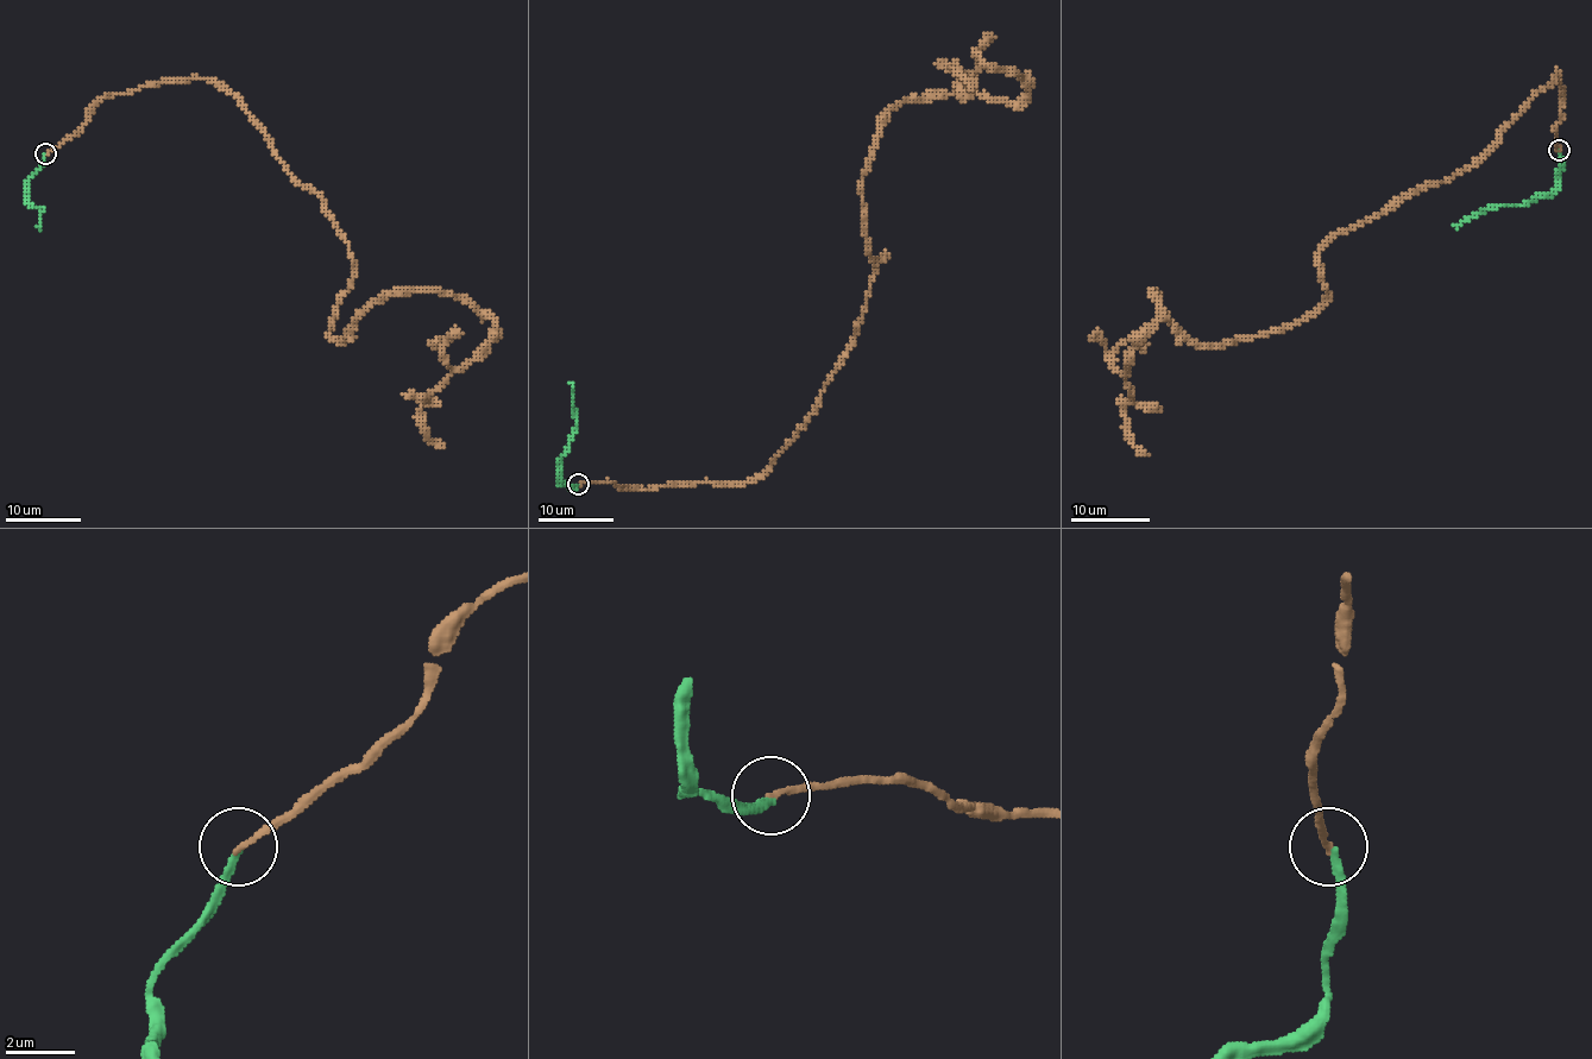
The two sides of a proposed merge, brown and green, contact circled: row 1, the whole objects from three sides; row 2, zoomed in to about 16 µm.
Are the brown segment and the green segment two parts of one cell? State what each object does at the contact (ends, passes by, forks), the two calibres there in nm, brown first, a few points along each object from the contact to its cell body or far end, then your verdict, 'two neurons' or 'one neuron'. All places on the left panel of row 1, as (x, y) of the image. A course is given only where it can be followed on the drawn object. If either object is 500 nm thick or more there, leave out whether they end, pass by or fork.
brown ends; green ends; calibres 170 and 180 nm; course brown (45, 153), (106, 96), (224, 84), (351, 252), (337, 340), (414, 290), (494, 321), (422, 404), (442, 448); course green (45, 156), (27, 182), (26, 194), (33, 207), (43, 208), (37, 227); one neuron

